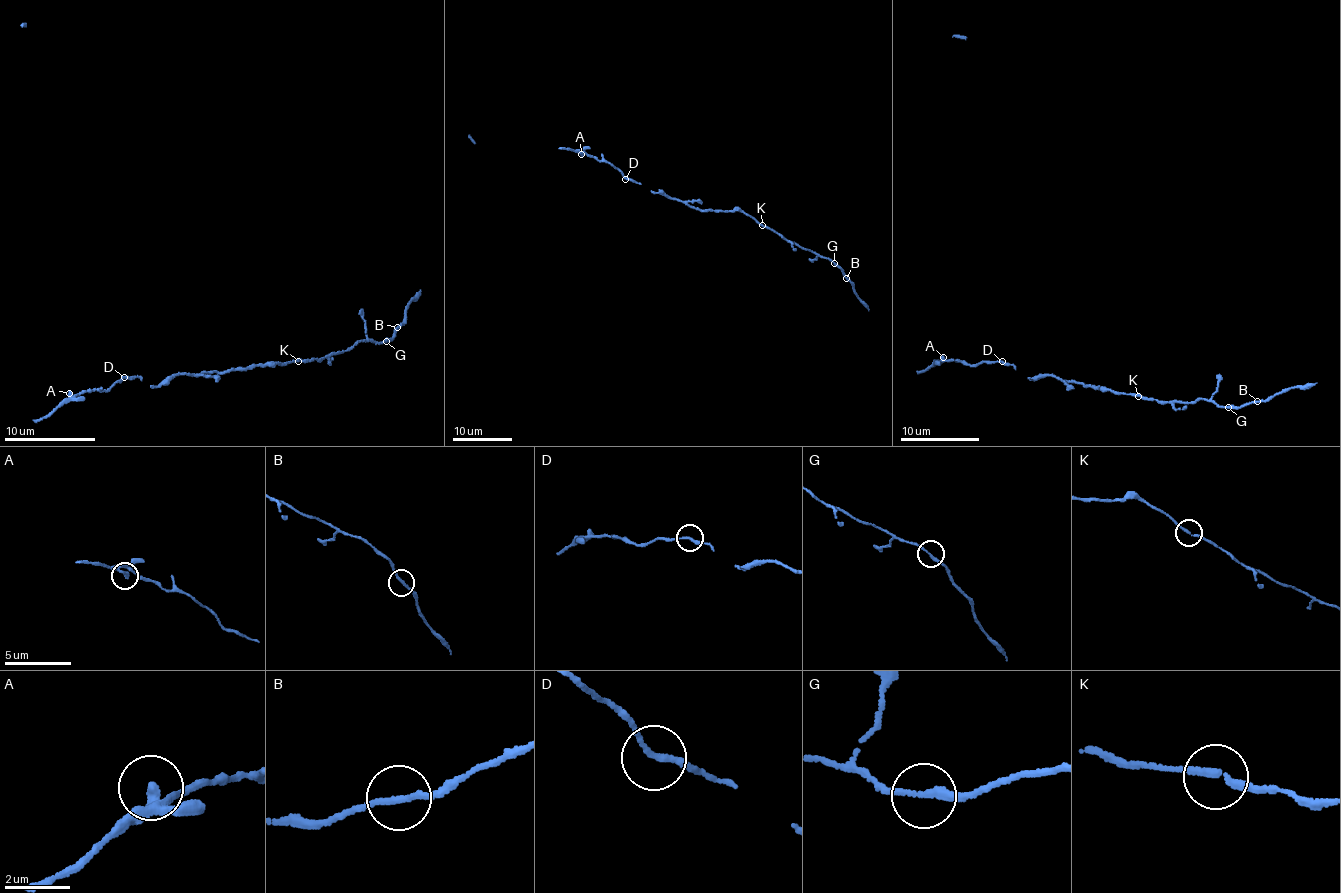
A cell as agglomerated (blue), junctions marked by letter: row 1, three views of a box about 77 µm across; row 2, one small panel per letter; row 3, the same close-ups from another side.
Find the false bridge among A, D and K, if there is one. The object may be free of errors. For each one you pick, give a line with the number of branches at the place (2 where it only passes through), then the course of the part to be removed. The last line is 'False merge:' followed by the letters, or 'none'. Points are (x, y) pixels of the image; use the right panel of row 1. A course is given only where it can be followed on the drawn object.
False merge: none

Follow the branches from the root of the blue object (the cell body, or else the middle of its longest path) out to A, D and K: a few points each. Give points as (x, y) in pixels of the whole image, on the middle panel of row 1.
A: (641, 184), (627, 179), (609, 163), (581, 154)
D: (641, 184), (625, 179)
K: (641, 184), (702, 210), (742, 210), (763, 225)

